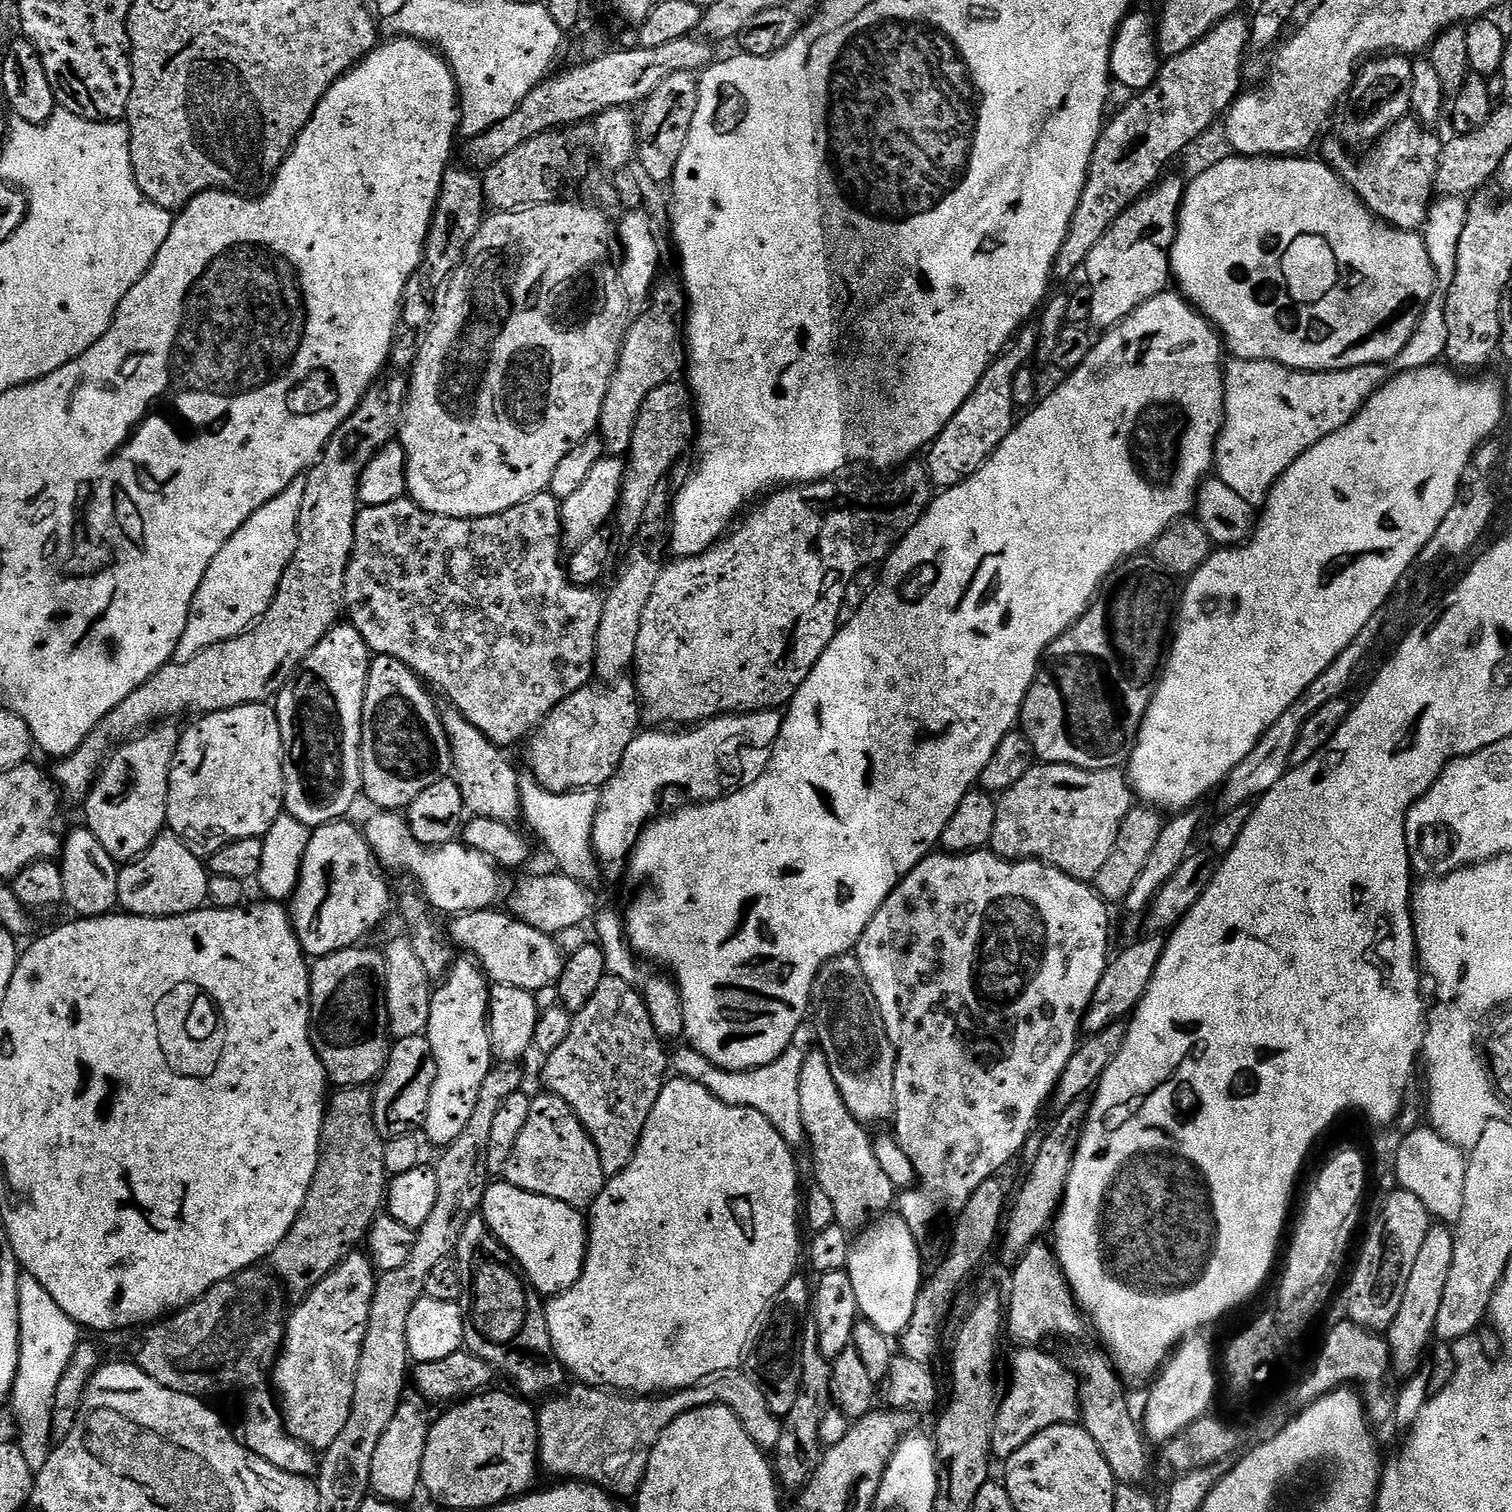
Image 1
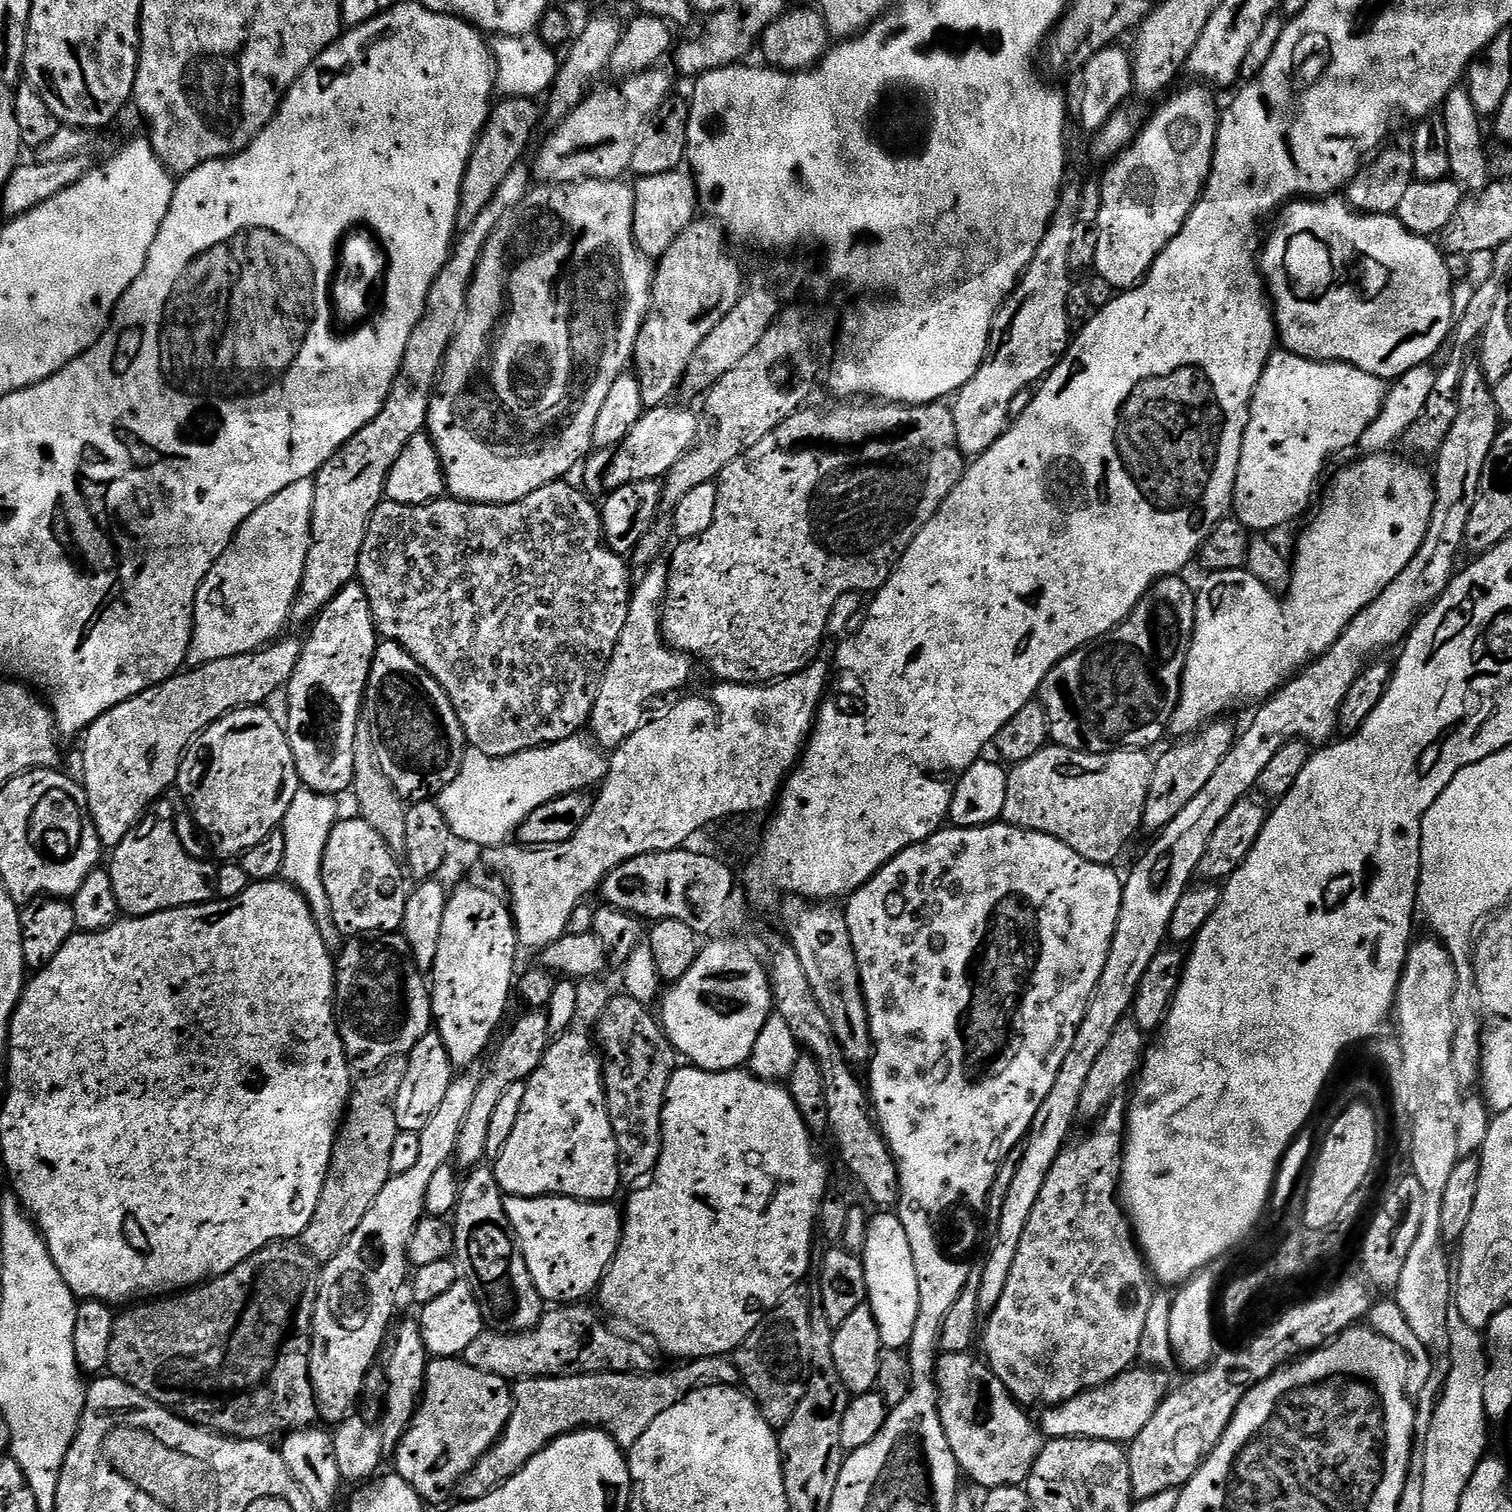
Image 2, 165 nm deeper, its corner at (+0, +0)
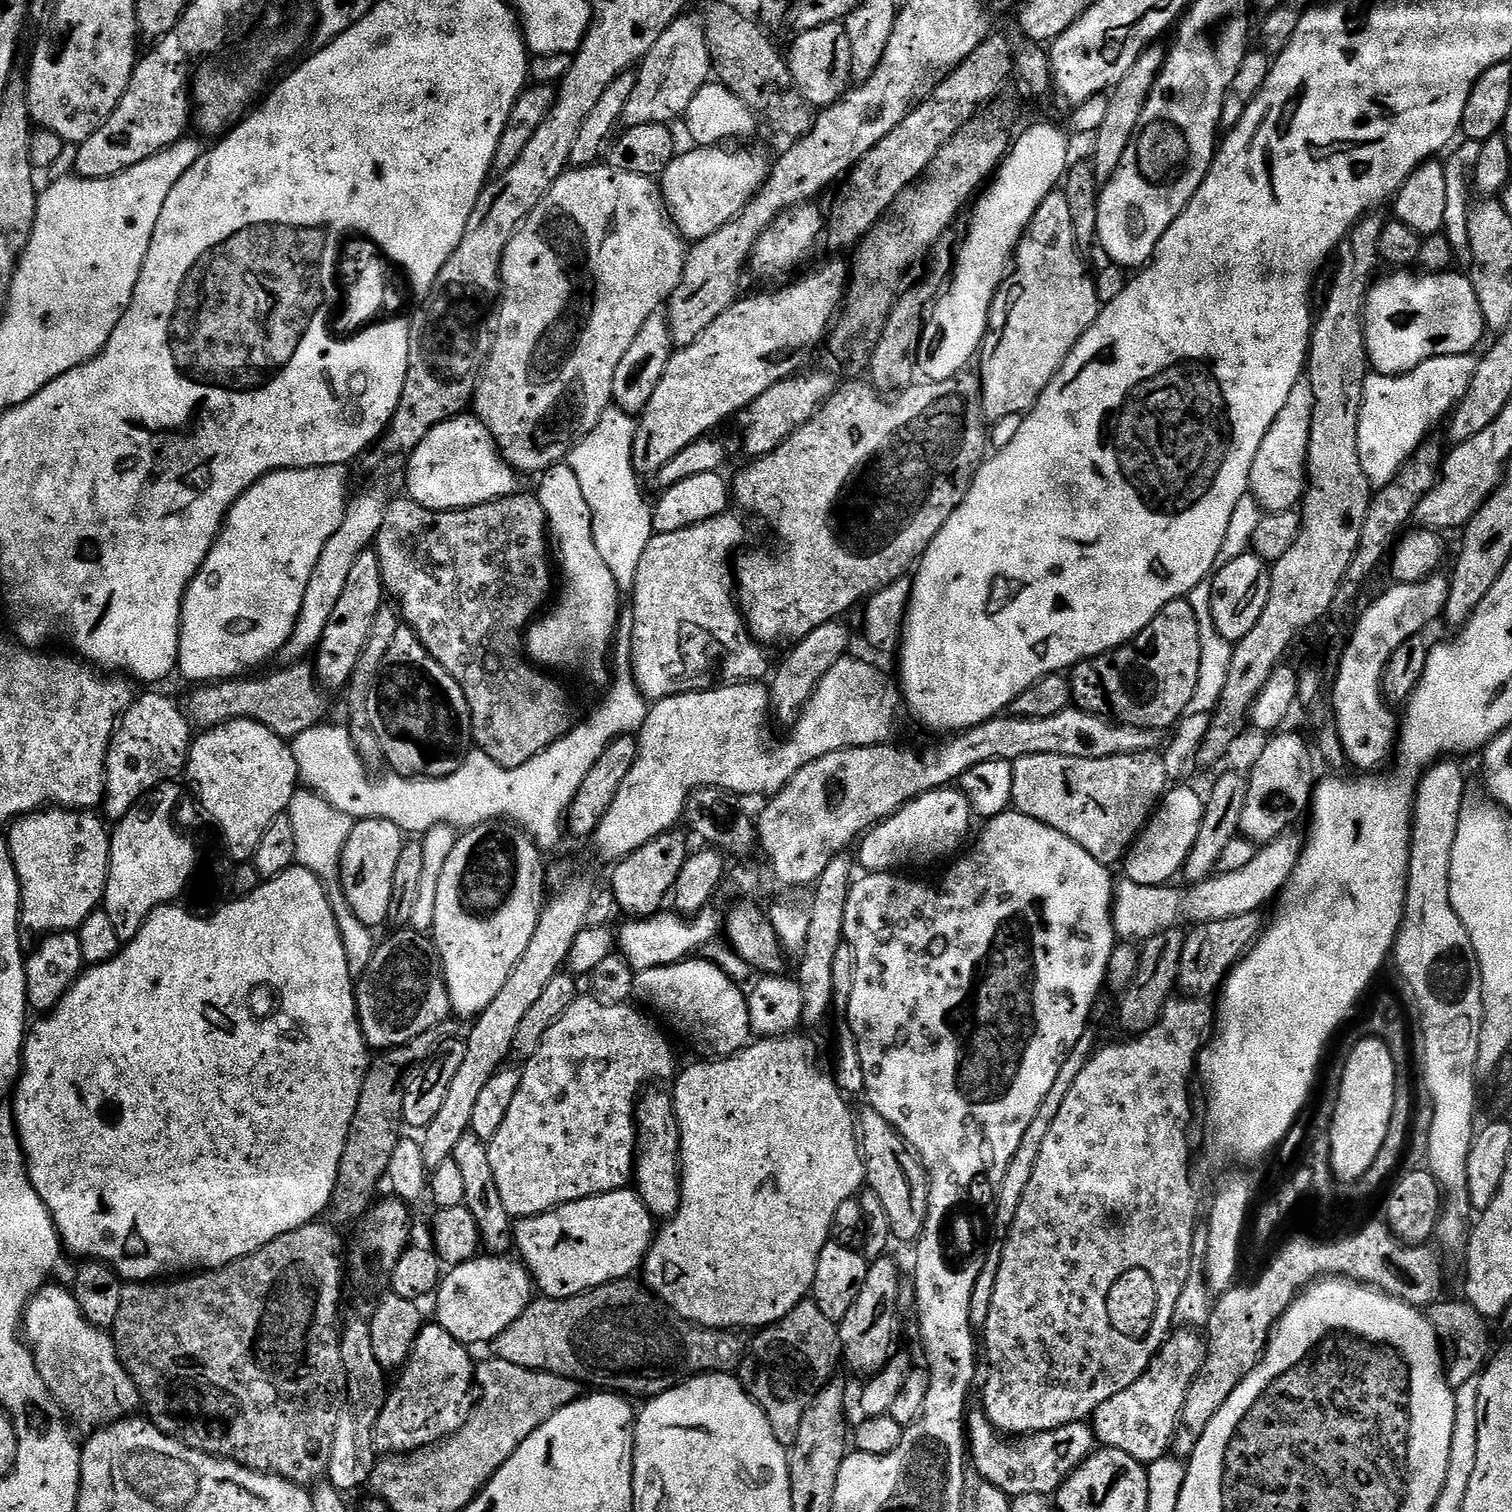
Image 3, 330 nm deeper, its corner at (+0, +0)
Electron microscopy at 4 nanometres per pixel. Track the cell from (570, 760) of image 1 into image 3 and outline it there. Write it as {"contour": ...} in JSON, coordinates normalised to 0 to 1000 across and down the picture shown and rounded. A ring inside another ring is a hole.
{"contour":[[[472,340],[468,344],[461,344],[459,347],[445,349],[447,349],[445,352],[435,351],[432,354],[431,358],[427,361],[427,366],[425,366],[425,372],[422,372],[422,382],[419,385],[417,392],[417,396],[418,396],[418,440],[417,440],[417,444],[423,455],[423,458],[429,464],[440,463],[444,460],[450,460],[452,458],[464,458],[470,456],[472,452],[471,446],[473,444],[476,446],[476,452],[479,454],[493,451],[503,451],[509,446],[509,429],[503,426],[502,423],[498,422],[497,419],[495,417],[495,413],[492,411],[487,397],[485,396],[485,378],[483,375],[483,371],[485,370],[484,364],[492,357],[492,347],[487,341],[476,341]]]}

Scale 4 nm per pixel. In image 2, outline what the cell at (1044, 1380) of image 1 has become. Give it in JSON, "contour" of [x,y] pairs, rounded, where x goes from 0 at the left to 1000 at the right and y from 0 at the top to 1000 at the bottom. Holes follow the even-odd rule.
{"contour":[[[749,903],[726,918],[721,918],[708,925],[705,929],[690,932],[690,937],[687,939],[687,944],[691,950],[696,952],[716,951],[716,952],[733,952],[741,956],[751,952],[763,935],[767,933],[771,923],[770,913],[759,905]]]}

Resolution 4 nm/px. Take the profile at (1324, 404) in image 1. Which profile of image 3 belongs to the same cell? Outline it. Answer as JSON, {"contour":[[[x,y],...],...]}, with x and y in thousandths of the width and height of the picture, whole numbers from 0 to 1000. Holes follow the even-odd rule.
{"contour":[[[859,253],[853,259],[847,273],[835,290],[829,307],[825,313],[827,327],[837,339],[854,339],[863,325],[863,307],[865,302],[865,285],[867,284],[868,263],[864,253]]]}

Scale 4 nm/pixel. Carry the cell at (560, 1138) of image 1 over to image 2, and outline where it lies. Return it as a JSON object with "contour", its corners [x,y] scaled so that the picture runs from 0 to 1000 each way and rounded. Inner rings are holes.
{"contour":[[[376,681],[363,690],[358,702],[348,715],[348,726],[345,726],[343,742],[340,742],[335,758],[327,763],[327,767],[331,788],[337,791],[376,791],[392,795],[405,793],[411,781],[411,768],[399,728],[398,702],[393,695],[392,686],[388,682]]]}

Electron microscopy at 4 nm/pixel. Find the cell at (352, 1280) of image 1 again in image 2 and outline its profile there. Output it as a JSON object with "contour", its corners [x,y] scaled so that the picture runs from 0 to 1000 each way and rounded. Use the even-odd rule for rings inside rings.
{"contour":[[[307,708],[298,716],[290,734],[278,749],[276,767],[271,774],[257,778],[253,790],[247,792],[242,806],[237,808],[237,813],[231,816],[229,824],[221,829],[210,841],[206,862],[206,892],[203,892],[204,910],[208,931],[217,943],[225,942],[233,933],[233,928],[238,921],[241,909],[246,903],[259,867],[262,865],[262,854],[268,851],[271,844],[270,819],[281,804],[280,795],[284,779],[290,772],[294,772],[302,761],[303,747],[313,729],[318,710]],[[212,849],[212,850],[211,850]],[[209,857],[209,860],[208,860]],[[209,923],[209,923],[208,923]],[[233,931],[233,932],[232,932]],[[217,941],[217,942],[216,942]]]}

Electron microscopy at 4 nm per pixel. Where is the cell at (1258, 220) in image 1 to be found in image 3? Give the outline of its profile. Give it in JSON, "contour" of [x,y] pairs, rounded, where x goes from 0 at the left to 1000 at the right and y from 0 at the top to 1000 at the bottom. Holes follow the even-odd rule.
{"contour":[[[934,179],[919,179],[921,181],[911,187],[910,185],[902,196],[901,211],[904,240],[908,247],[913,249],[927,249],[946,237],[973,233],[974,229],[983,222],[981,208],[975,194],[975,189],[970,182],[965,183],[963,179],[941,181],[931,179]]]}

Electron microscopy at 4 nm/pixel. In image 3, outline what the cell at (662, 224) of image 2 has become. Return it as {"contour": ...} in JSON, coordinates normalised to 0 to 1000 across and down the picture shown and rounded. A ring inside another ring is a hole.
{"contour":[[[458,97],[456,101],[450,100],[445,103],[440,112],[436,117],[435,124],[440,143],[448,154],[453,159],[460,160],[472,155],[483,147],[500,130],[500,127],[508,119],[509,106],[500,98],[484,98],[487,97]]]}

